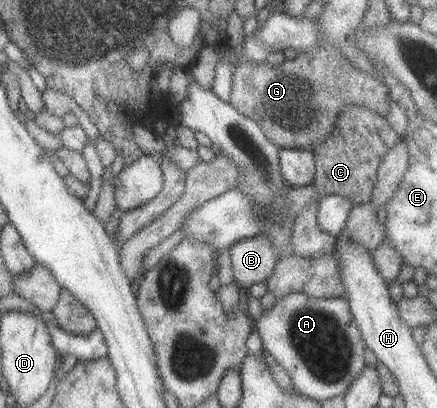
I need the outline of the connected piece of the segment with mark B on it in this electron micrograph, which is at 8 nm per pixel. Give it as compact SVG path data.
M261 234L238 241L229 247L230 281L240 287L265 281L277 260L275 248Z

